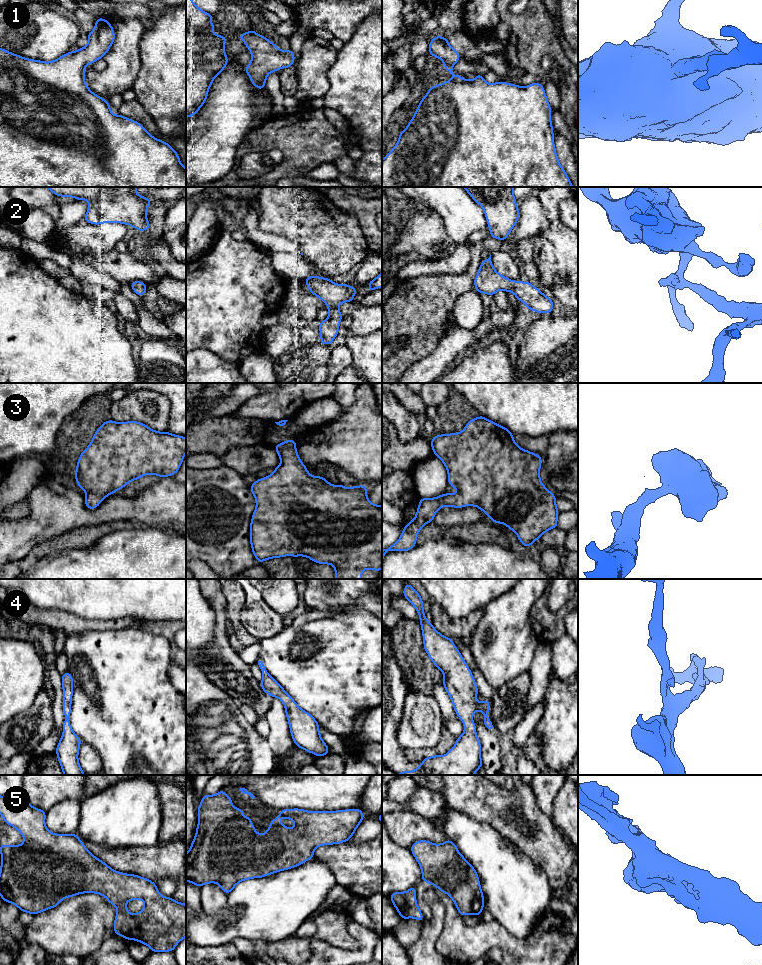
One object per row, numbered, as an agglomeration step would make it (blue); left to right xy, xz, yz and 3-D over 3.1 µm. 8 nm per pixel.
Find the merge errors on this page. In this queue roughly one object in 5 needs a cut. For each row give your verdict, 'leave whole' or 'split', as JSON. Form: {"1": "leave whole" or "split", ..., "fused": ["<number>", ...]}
{"1": "leave whole", "2": "leave whole", "3": "leave whole", "4": "leave whole", "5": "leave whole", "fused": []}

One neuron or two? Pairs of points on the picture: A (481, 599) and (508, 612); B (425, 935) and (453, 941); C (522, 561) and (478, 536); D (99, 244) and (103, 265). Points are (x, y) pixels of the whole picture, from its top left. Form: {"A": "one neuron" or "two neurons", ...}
{"A": "two neurons", "B": "two neurons", "C": "two neurons", "D": "two neurons"}

